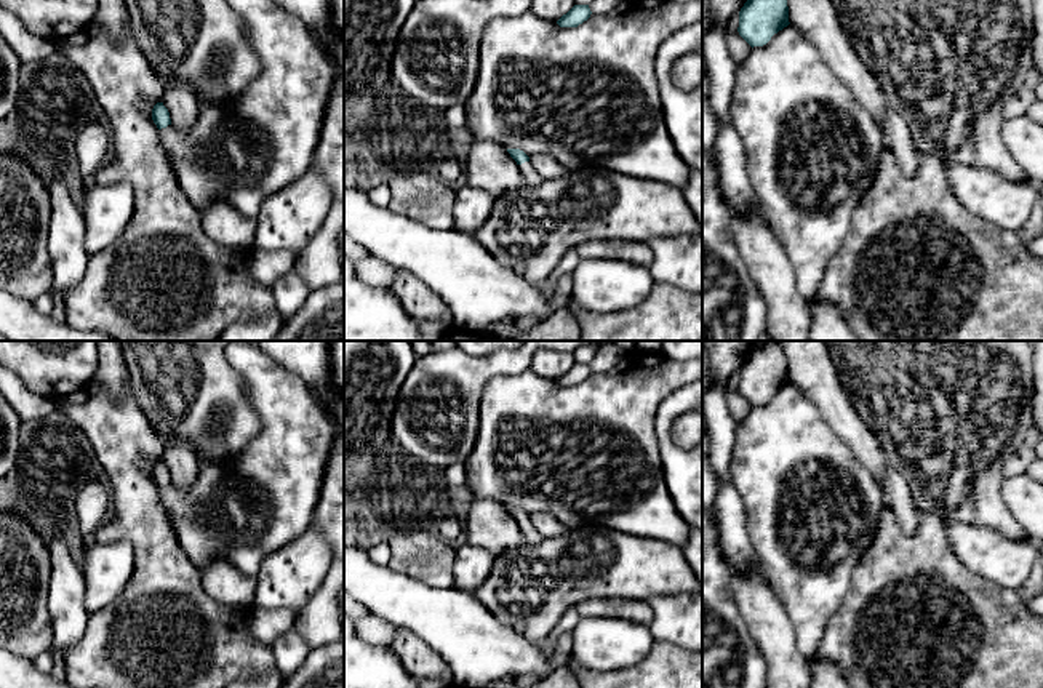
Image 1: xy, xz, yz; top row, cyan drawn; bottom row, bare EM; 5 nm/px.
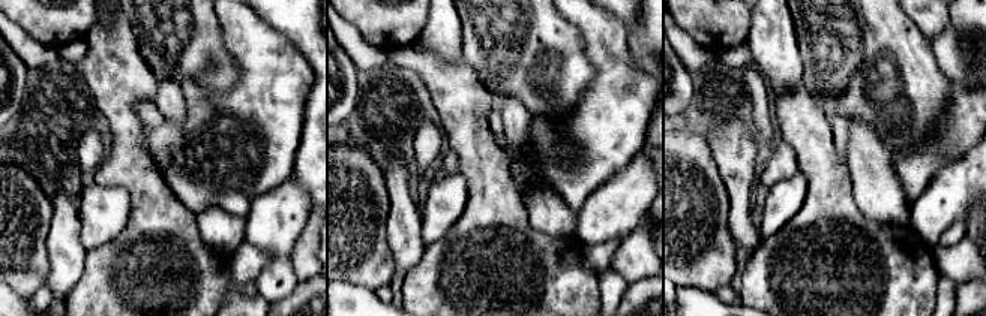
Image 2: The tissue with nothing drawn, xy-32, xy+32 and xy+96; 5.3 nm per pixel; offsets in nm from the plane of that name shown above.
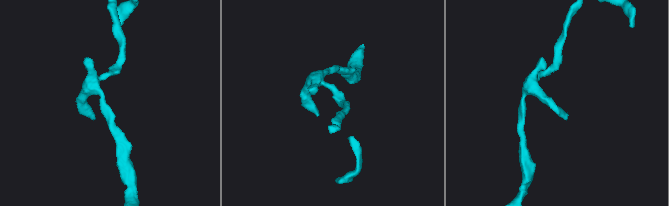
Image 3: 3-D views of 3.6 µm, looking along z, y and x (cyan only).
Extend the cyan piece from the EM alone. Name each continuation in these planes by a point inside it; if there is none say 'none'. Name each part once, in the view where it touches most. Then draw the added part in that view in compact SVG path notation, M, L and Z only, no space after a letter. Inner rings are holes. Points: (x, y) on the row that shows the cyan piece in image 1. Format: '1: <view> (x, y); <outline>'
1: xz (530, 176); M531 160L518 165L518 170L526 186L539 186L544 181L542 176L534 170Z

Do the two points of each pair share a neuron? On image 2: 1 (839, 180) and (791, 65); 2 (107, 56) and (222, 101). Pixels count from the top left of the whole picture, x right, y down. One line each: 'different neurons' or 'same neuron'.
1: different neurons
2: different neurons

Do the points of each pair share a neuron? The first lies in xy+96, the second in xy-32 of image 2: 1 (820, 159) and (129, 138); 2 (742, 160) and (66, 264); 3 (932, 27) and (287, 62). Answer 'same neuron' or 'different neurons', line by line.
1: same neuron
2: same neuron
3: same neuron

